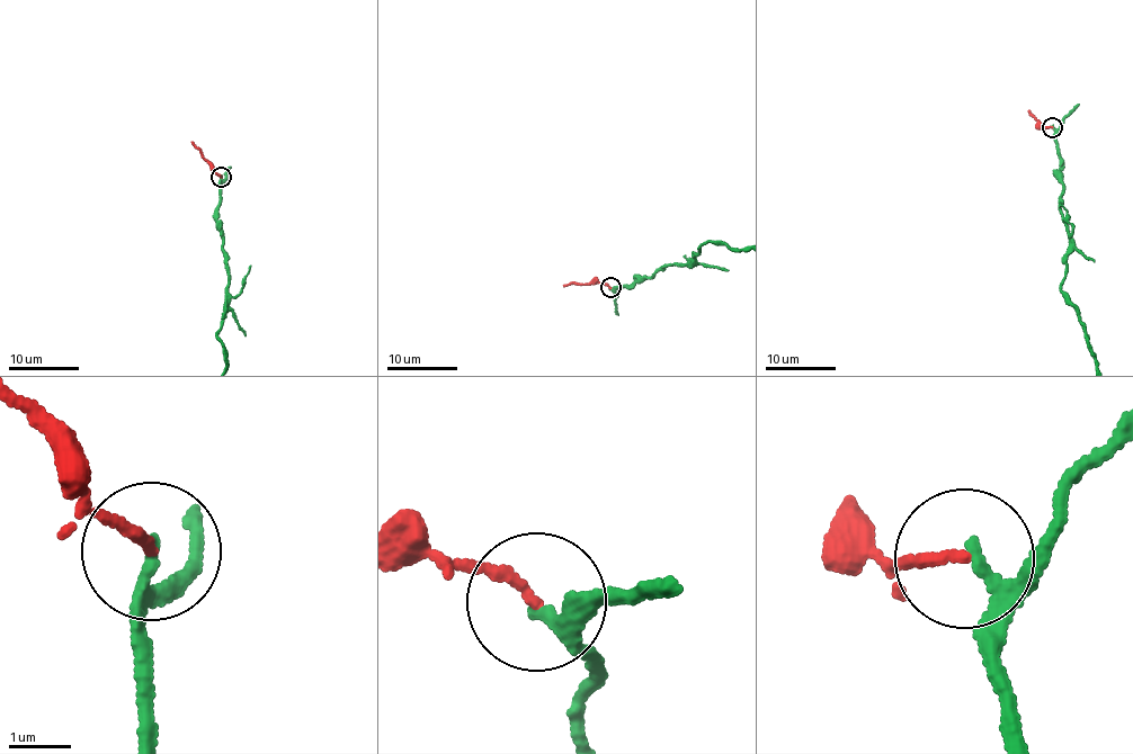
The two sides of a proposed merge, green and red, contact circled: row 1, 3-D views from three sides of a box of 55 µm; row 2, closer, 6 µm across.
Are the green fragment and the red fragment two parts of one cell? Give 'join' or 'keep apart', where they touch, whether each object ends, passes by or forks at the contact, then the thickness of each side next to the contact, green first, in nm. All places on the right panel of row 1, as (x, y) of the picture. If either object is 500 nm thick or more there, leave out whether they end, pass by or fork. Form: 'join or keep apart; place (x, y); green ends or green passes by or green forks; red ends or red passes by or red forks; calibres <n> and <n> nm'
keep apart; place (1052, 127); green passes by; red ends; calibres 150 and 170 nm

